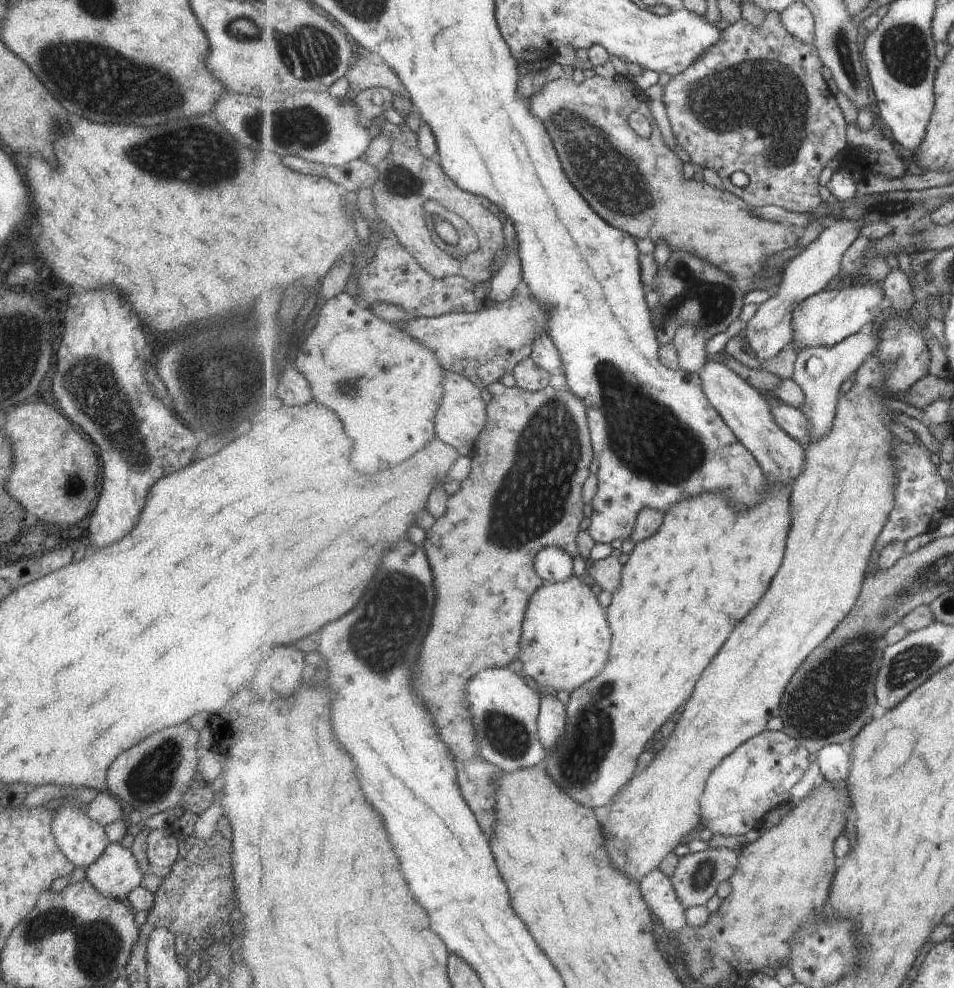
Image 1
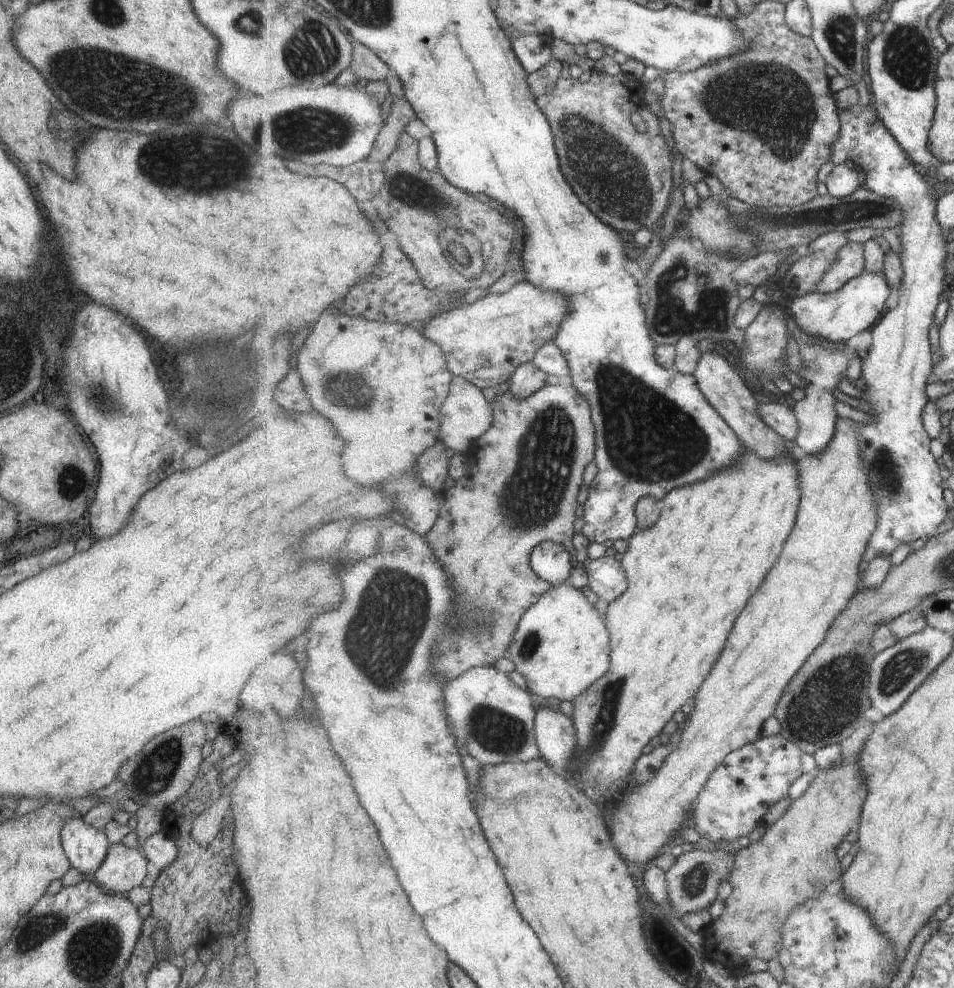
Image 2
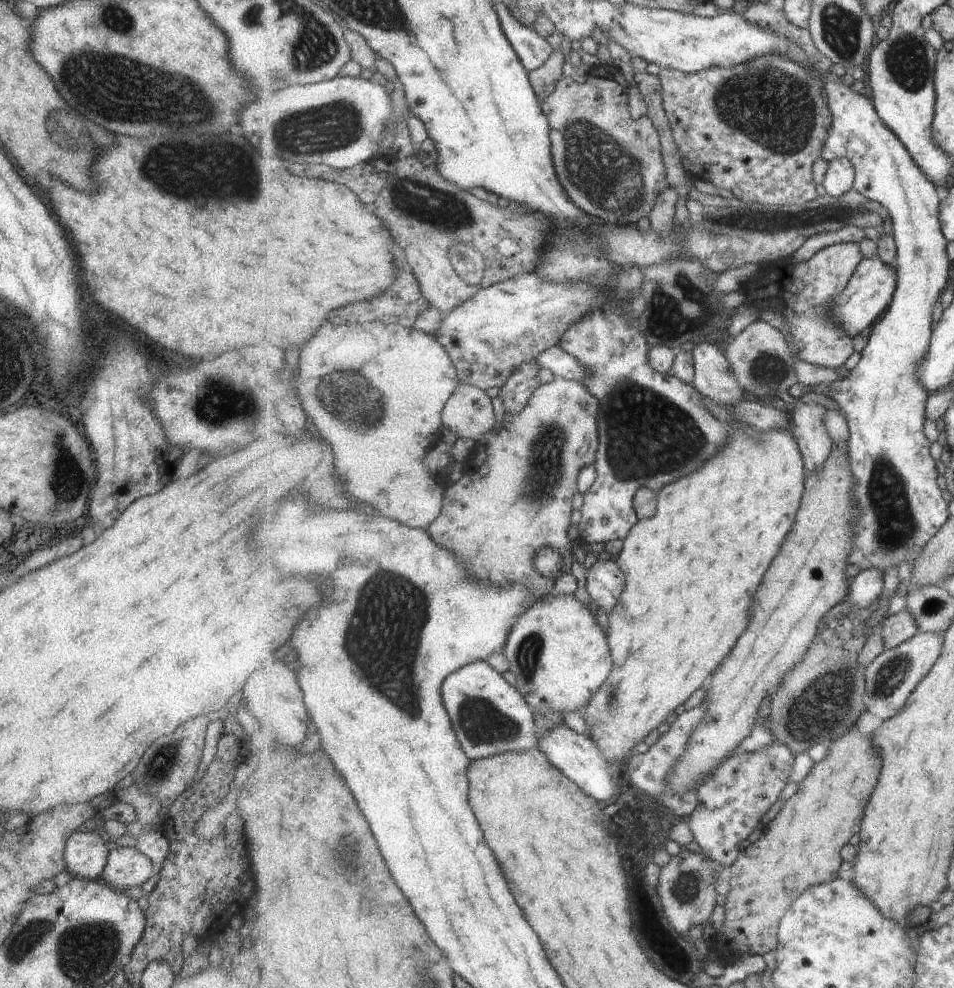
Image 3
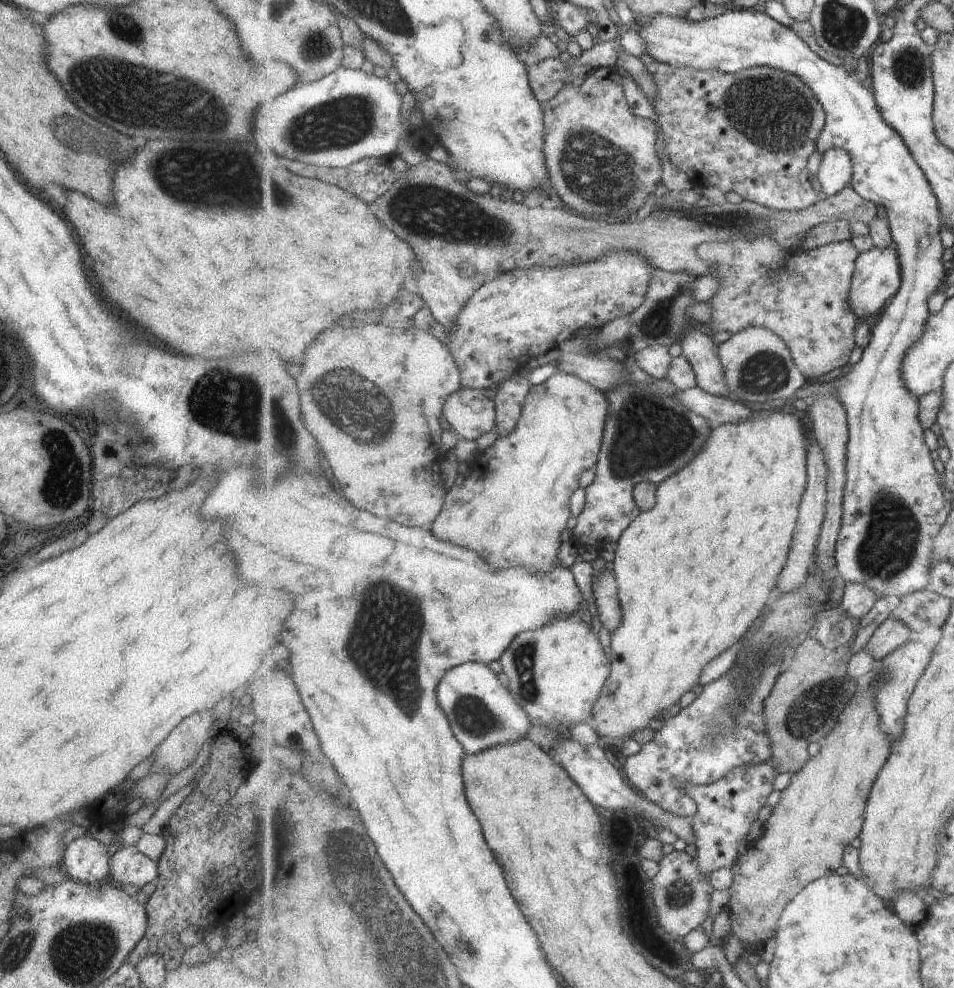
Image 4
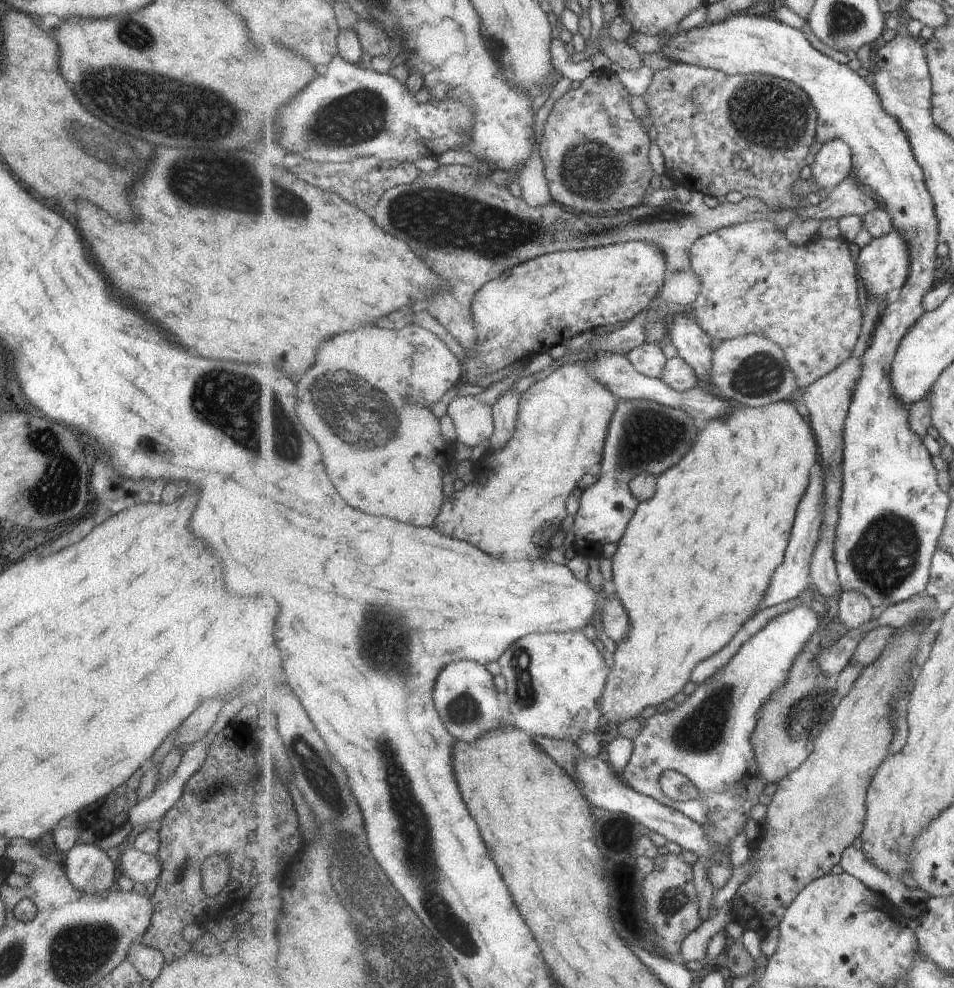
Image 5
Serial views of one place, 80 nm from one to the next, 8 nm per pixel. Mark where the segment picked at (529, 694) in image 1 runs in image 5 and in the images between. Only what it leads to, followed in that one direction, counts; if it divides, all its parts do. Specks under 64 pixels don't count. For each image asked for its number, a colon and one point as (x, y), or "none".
2: (496, 719)
3: (491, 717)
4: (482, 713)
5: (466, 698)

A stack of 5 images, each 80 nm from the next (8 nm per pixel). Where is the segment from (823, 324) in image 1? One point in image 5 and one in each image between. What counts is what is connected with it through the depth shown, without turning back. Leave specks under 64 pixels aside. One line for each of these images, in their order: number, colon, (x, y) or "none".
2: (838, 317)
3: (871, 290)
4: (878, 278)
5: (884, 265)

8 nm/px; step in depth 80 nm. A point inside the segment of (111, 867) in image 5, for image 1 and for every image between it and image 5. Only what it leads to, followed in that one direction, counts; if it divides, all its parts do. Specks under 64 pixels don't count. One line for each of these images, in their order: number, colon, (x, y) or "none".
1: (81, 840)
2: (84, 846)
3: (85, 854)
4: (85, 860)

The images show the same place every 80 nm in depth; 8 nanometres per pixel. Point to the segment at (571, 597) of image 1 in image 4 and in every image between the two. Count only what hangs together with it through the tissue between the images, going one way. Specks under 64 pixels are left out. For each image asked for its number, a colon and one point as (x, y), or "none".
2: (562, 647)
3: (560, 657)
4: (557, 673)

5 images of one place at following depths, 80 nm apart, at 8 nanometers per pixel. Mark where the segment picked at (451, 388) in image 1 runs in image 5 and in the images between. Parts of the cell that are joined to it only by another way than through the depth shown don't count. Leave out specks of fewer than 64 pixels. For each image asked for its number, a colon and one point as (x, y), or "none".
2: (467, 415)
3: (469, 415)
4: (470, 413)
5: (474, 421)

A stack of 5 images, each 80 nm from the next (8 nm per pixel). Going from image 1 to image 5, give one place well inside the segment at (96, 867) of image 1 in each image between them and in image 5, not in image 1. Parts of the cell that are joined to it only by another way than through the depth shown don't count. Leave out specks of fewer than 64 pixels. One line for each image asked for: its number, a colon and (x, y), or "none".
2: (123, 868)
3: (126, 867)
4: (127, 866)
5: (140, 867)

